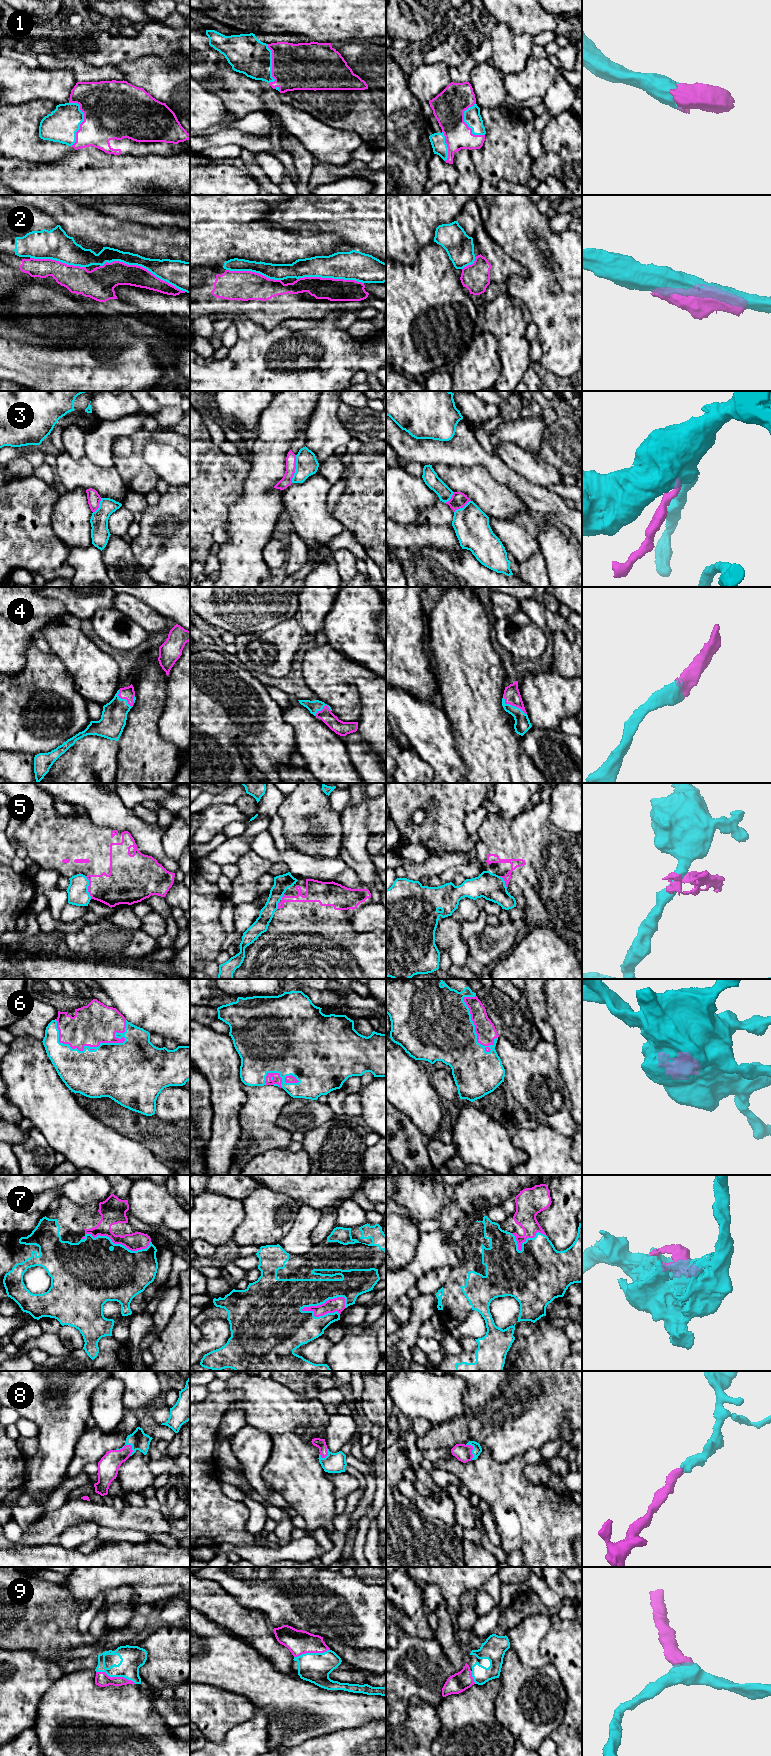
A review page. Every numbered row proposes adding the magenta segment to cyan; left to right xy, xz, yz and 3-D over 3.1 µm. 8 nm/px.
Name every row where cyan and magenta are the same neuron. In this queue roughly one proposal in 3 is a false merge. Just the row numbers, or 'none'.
1, 4, 6, 7, 8, 9

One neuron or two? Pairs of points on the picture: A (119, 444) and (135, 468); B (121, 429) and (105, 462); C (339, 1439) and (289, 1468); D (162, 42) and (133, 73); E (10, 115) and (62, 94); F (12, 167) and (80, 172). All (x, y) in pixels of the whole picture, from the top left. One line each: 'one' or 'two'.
A: two
B: one
C: two
D: two
E: two
F: one

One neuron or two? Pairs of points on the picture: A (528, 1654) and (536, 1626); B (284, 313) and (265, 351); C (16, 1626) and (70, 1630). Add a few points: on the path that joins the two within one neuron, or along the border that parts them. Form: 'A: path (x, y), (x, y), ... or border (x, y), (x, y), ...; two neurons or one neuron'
A: path (528, 1647), (529, 1633); one neuron
B: border (293, 317), (282, 320), (272, 328), (255, 323); two neurons
C: path (29, 1637), (54, 1637), (57, 1634); one neuron

